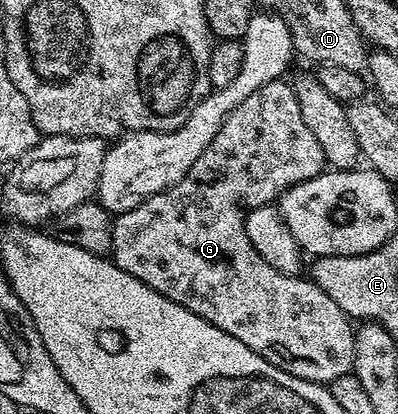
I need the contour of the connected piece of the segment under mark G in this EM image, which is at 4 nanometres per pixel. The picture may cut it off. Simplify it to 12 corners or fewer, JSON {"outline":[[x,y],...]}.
{"outline":[[296,89],[243,100],[110,259],[286,374],[351,373],[353,321],[250,246],[326,168]]}

